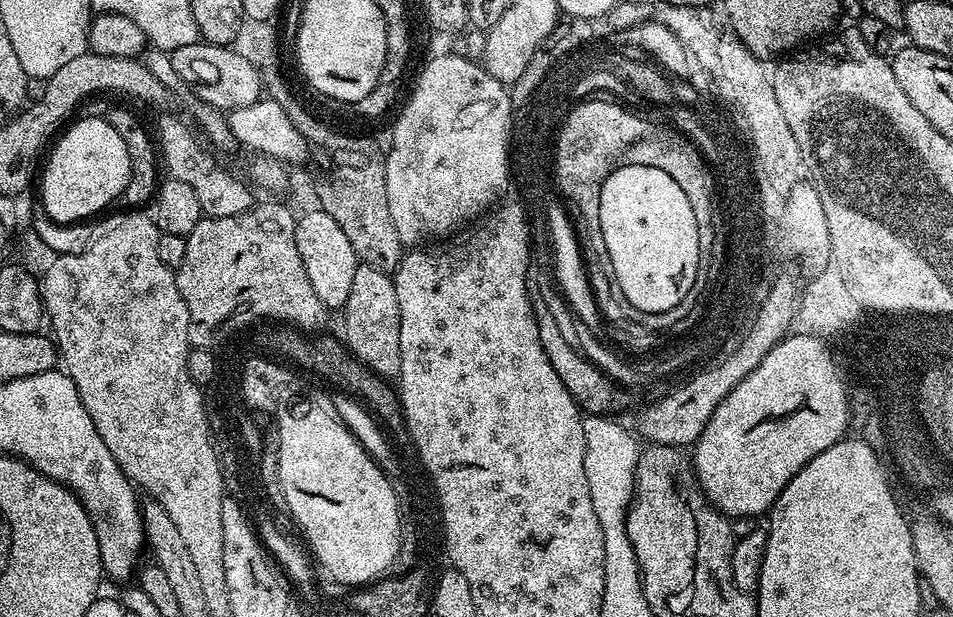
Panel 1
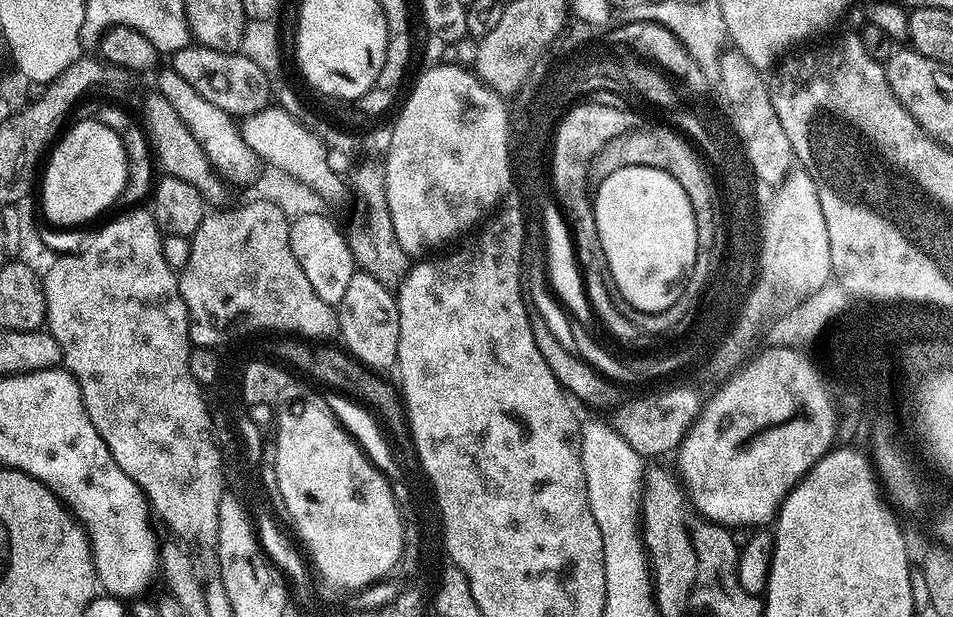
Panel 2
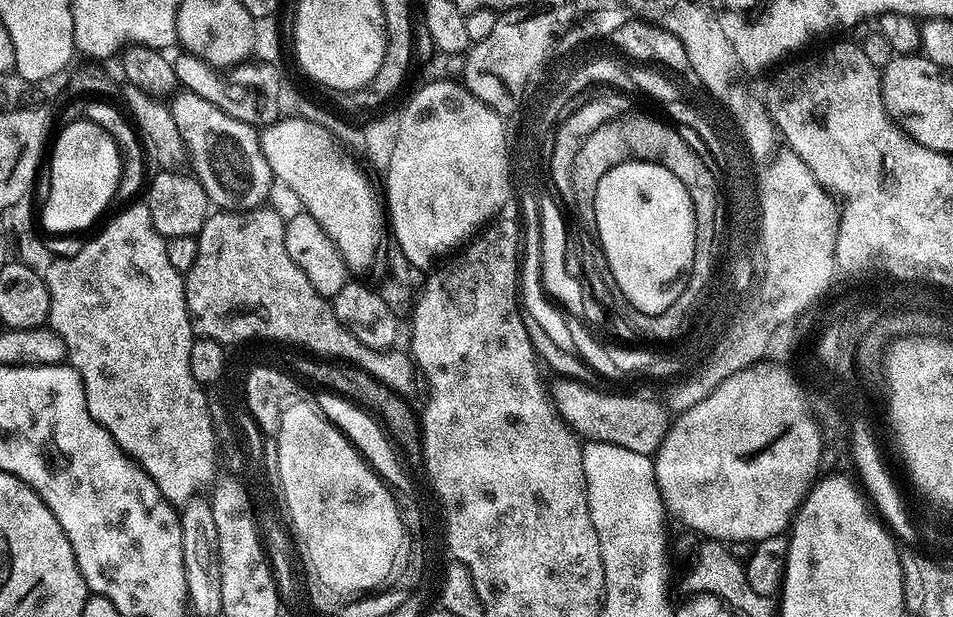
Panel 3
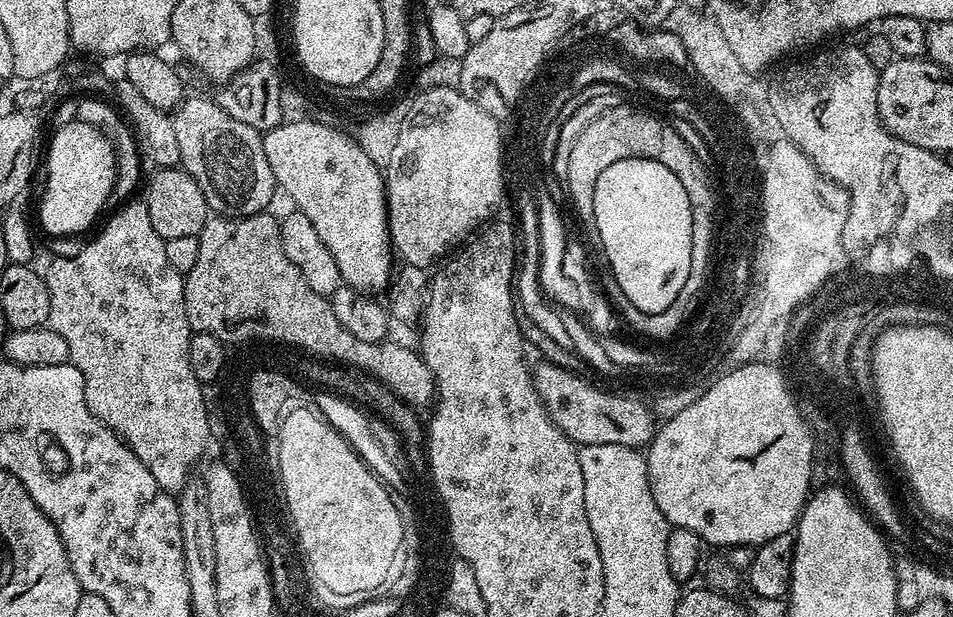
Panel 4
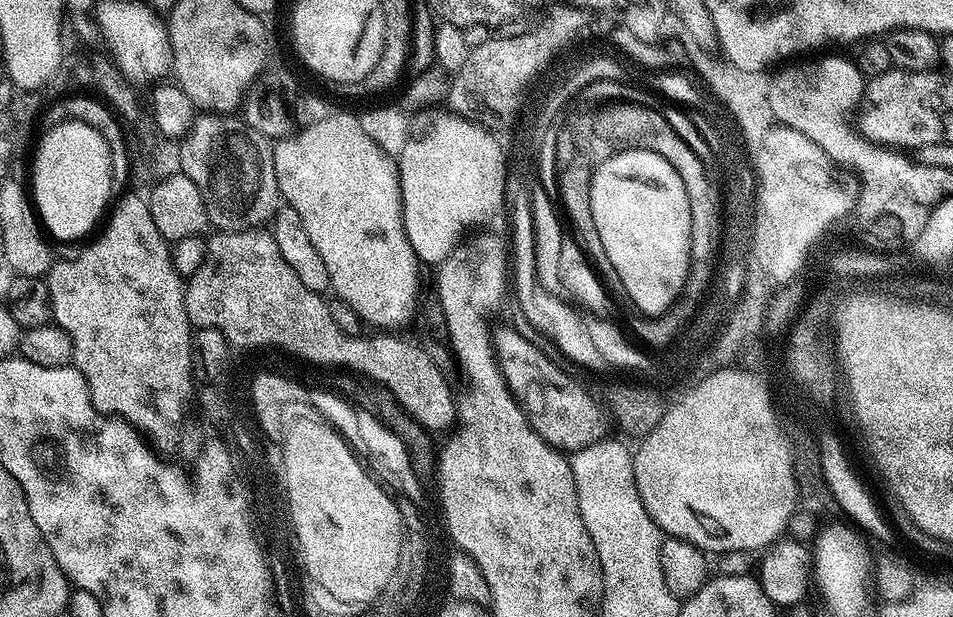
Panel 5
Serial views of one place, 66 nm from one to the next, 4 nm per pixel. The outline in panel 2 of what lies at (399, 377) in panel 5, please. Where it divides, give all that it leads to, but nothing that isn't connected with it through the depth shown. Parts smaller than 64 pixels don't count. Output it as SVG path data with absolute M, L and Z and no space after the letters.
M249 199L245 203L241 208L224 206L209 211L202 226L198 226L198 230L190 237L190 258L178 273L182 302L186 302L190 309L194 308L194 314L202 314L202 306L218 306L226 310L228 316L236 314L238 310L246 310L246 314L254 314L255 325L299 329L300 332L319 336L323 342L335 341L340 334L337 309L322 302L322 298L314 294L314 286L310 286L302 266L298 266L294 250L290 250L290 219L278 205L268 200Z

